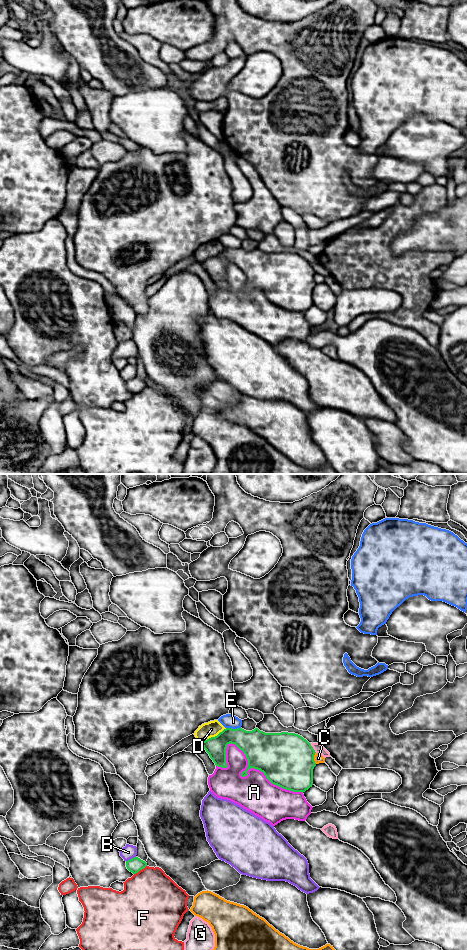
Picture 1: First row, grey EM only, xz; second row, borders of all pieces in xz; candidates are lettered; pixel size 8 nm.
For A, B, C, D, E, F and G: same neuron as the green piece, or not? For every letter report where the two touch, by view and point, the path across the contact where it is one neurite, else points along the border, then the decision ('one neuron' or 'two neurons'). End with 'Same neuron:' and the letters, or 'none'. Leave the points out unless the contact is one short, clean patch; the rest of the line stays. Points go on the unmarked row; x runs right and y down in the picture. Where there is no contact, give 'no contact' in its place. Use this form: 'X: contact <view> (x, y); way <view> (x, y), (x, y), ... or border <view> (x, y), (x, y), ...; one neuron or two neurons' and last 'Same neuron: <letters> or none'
A: contact xz (248, 284); two neurons
B: contact xz (130, 379); two neurons
C: contact xz (313, 278); two neurons
D: contact xz (213, 257); border xz (226, 248), (201, 262); two neurons
E: contact xz (233, 249); two neurons
F: contact xz (140, 389); border xz (146, 385), (134, 394); two neurons
G: contact xz (312, 268); two neurons
Same neuron: none

